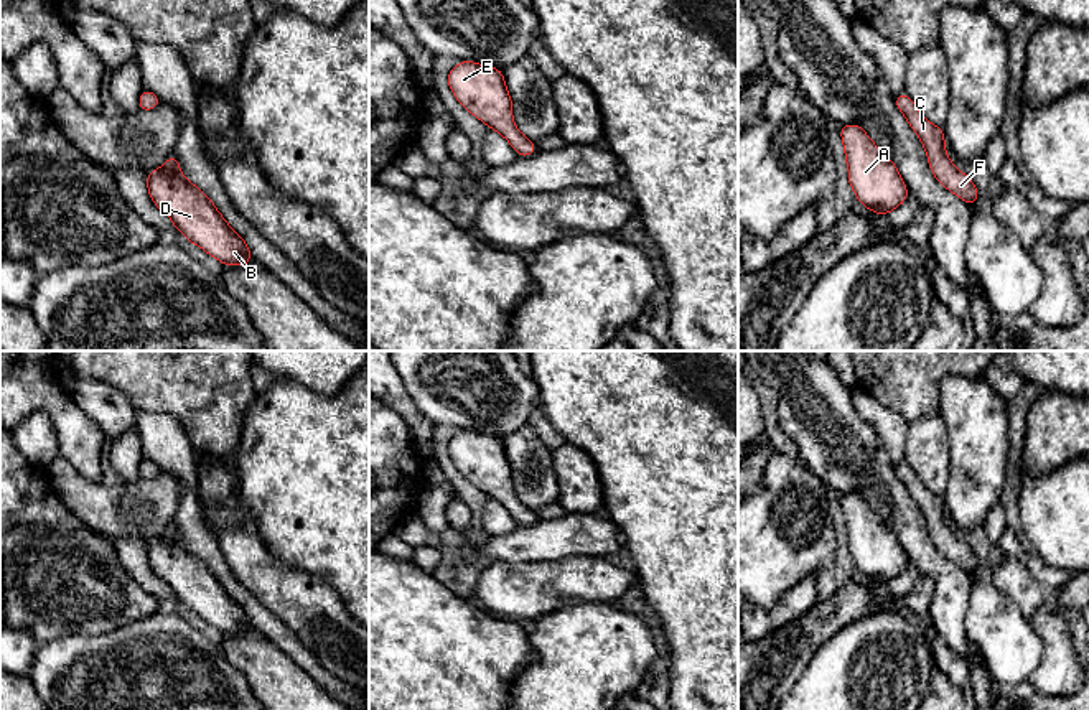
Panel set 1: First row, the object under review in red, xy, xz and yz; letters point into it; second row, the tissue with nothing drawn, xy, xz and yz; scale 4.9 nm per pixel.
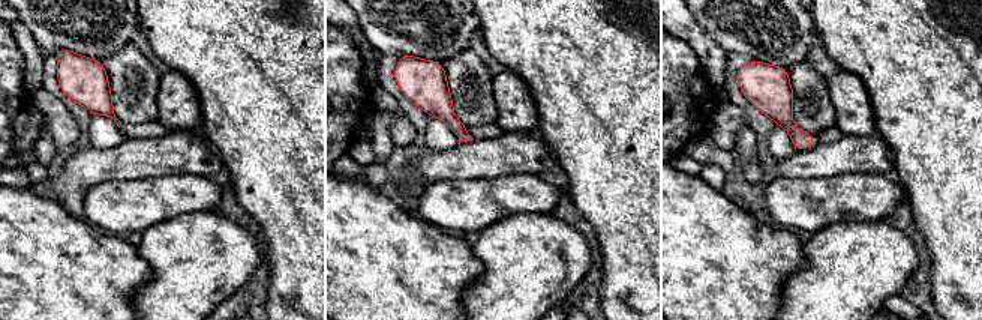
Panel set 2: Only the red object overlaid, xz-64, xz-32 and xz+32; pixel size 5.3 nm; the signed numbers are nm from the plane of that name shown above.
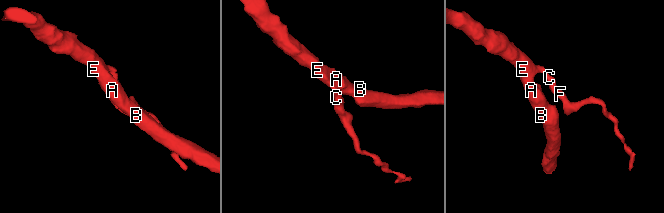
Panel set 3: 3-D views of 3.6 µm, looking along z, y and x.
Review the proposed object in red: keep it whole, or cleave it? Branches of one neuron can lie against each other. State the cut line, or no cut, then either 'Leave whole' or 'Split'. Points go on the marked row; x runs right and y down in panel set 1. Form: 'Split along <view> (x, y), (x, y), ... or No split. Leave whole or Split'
No split. Leave whole

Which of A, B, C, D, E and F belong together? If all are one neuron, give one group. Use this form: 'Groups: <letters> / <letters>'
Groups: A B C D E F

